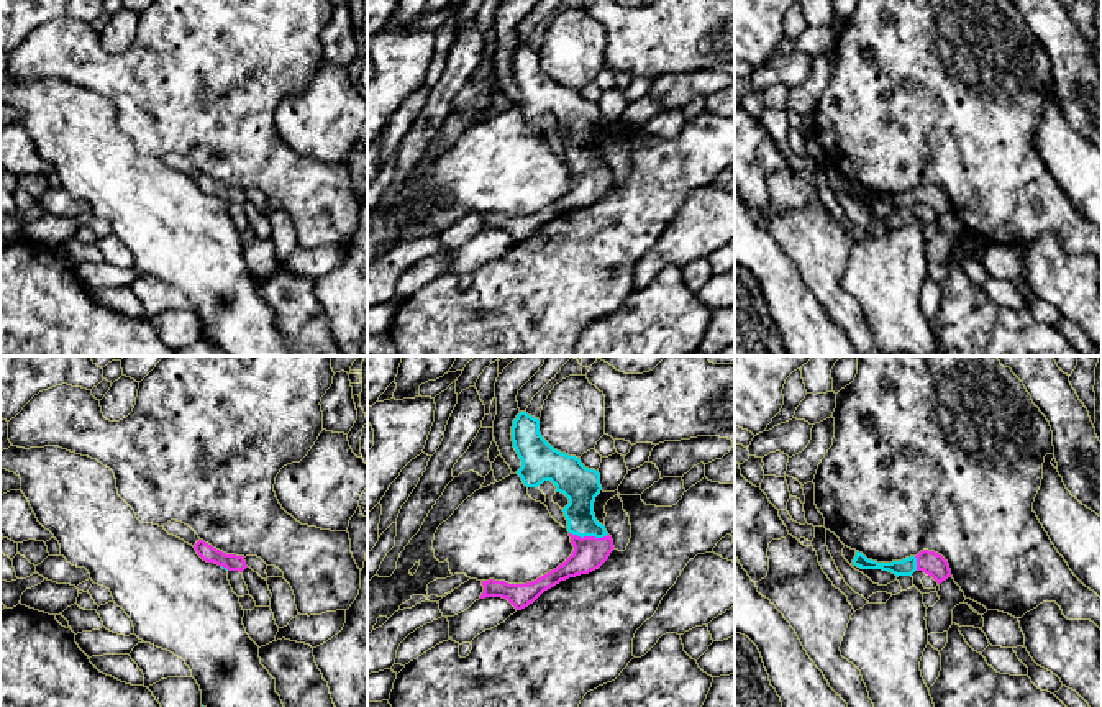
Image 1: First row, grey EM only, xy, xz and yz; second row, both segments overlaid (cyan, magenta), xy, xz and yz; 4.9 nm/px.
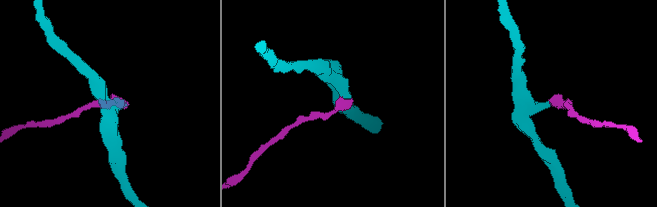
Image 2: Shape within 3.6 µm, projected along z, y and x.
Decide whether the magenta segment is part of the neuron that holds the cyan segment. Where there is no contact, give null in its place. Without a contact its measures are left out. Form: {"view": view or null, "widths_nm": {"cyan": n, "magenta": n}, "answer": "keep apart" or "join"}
{"view": "xz", "widths_nm": {"cyan": 180, "magenta": 160}, "answer": "join"}

